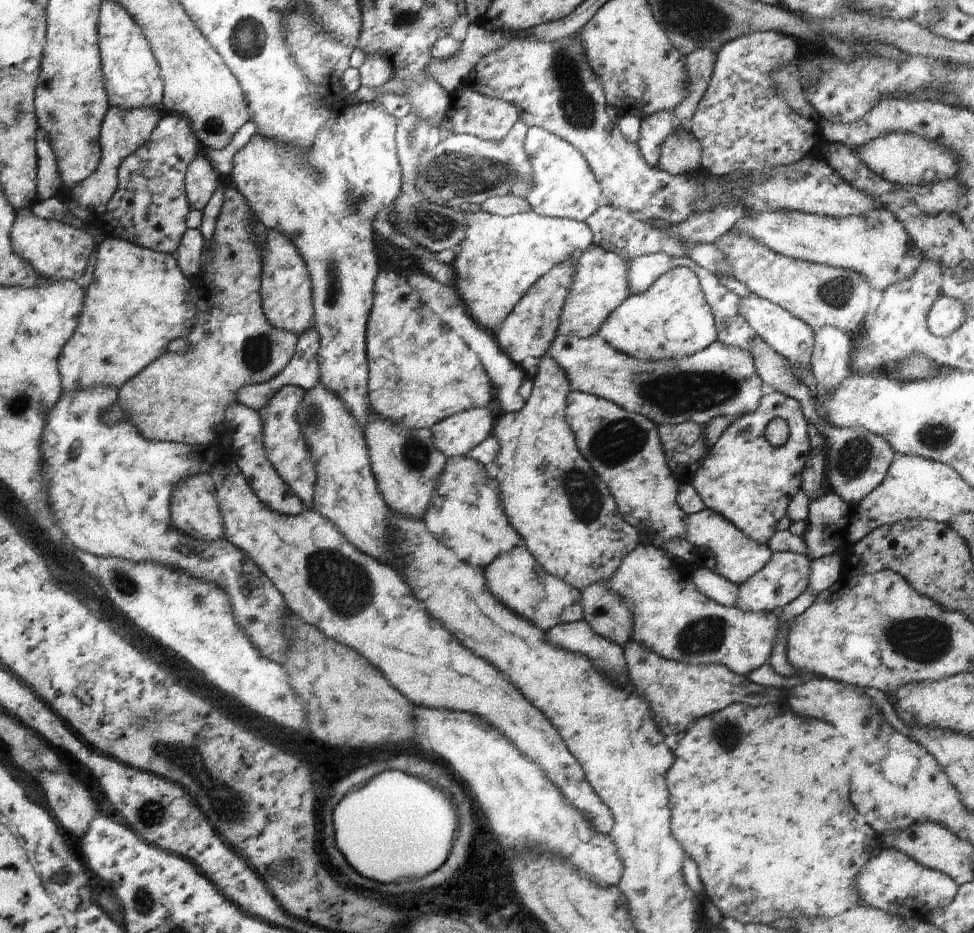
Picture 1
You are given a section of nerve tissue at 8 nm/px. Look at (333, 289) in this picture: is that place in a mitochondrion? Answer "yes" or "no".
yes

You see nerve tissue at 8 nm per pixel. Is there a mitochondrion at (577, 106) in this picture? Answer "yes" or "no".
yes

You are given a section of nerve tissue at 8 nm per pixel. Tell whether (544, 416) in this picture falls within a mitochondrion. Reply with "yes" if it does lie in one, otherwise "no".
no

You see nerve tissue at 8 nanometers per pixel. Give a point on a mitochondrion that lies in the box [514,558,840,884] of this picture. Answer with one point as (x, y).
(703, 636)

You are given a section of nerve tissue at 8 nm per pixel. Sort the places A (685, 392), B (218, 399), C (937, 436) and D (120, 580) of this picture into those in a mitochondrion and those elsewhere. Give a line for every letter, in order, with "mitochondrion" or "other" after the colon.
A: mitochondrion
B: other
C: mitochondrion
D: mitochondrion

